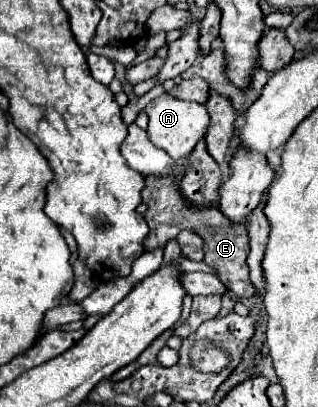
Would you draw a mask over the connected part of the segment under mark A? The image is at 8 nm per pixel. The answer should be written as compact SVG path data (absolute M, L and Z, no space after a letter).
M160 94L158 98L154 98L146 108L144 112L148 114L148 128L146 128L146 134L150 138L150 142L154 142L154 146L162 148L170 158L184 158L188 156L196 142L204 136L206 128L208 128L208 112L206 112L206 106L198 104L198 102L190 102L190 100L180 100L180 98L174 98L170 94Z

